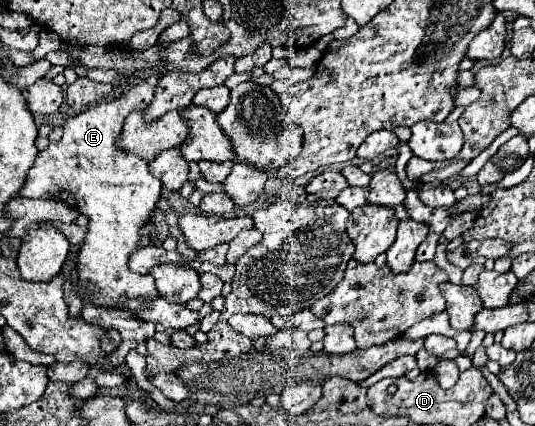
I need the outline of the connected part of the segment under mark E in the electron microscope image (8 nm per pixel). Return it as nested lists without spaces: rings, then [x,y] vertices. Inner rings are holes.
[[[156,75],[144,77],[120,99],[88,107],[76,117],[68,117],[62,141],[52,143],[38,153],[36,163],[30,167],[26,183],[18,193],[20,197],[32,199],[66,201],[90,217],[88,233],[78,255],[78,277],[82,279],[80,283],[90,281],[100,289],[98,295],[90,297],[96,305],[124,307],[122,295],[130,299],[158,295],[150,275],[138,275],[128,269],[128,257],[138,249],[140,229],[160,199],[162,183],[148,171],[146,161],[116,149],[116,139],[122,133],[128,113],[146,109],[152,103],[158,85],[156,79]]]

